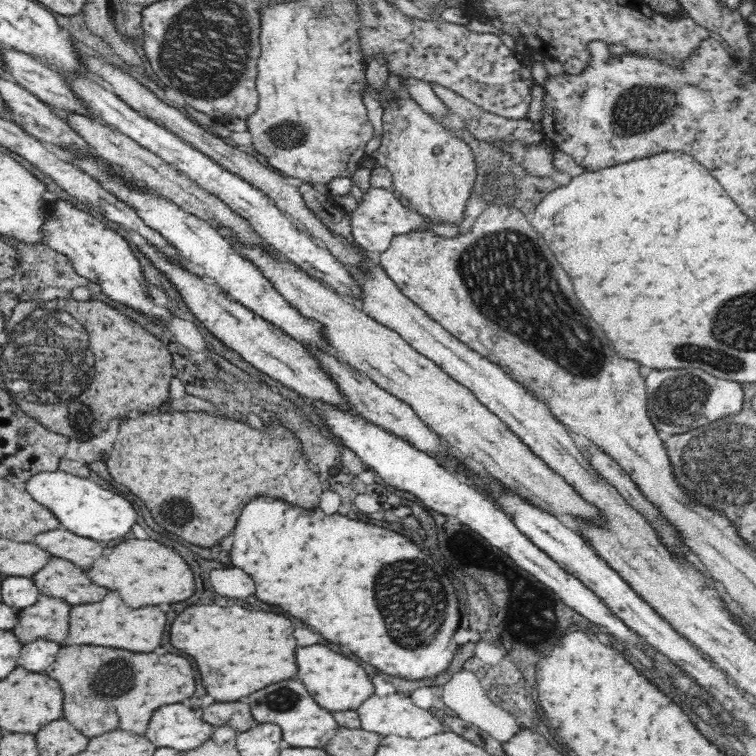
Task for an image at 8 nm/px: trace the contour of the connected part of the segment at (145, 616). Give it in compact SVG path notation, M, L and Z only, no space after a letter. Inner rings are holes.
M108 592L98 604L82 604L74 606L70 614L70 634L66 645L100 644L112 648L126 648L132 652L152 652L162 644L166 628L166 614L158 606L148 608L128 608L118 592Z

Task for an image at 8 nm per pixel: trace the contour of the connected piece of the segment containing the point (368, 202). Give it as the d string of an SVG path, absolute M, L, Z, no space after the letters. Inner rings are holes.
M369 187L363 193L362 201L357 205L356 210L349 213L353 238L359 246L366 251L370 250L370 252L384 252L396 235L424 231L428 226L435 224L430 217L419 214L412 207L404 206L400 199L394 195L393 190L386 188Z

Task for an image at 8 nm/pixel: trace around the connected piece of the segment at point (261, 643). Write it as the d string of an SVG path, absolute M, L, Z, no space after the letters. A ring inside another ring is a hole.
M198 604L186 608L174 620L170 642L194 658L210 696L218 702L232 702L268 684L296 676L296 638L292 634L290 620L274 612Z

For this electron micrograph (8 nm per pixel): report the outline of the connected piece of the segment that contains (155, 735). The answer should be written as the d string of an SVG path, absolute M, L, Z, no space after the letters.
M166 704L156 710L146 730L146 738L156 748L166 746L176 750L198 748L208 736L212 736L212 726L196 718L196 712L182 704Z

